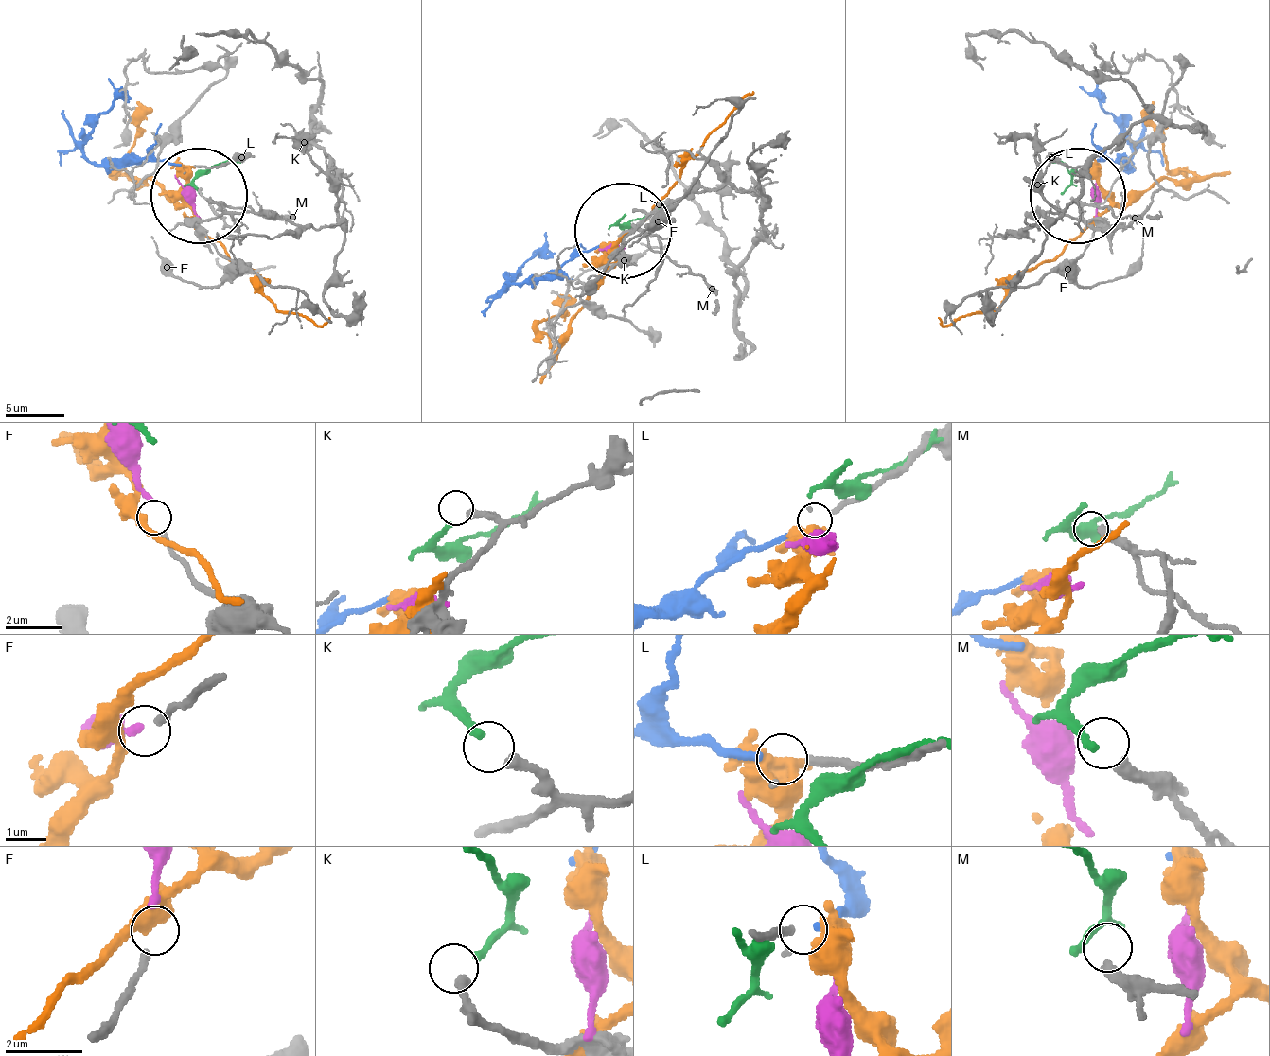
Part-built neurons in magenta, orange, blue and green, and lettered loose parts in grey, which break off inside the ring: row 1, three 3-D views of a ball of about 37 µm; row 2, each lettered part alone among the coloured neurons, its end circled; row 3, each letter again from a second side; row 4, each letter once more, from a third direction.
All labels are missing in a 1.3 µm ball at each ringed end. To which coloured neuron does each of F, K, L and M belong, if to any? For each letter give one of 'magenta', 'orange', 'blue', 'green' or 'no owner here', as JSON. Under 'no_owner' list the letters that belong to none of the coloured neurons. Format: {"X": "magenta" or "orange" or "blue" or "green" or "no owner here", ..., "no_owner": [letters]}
{"F": "magenta", "K": "green", "L": "blue", "M": "no owner here", "no_owner": ["M"]}

